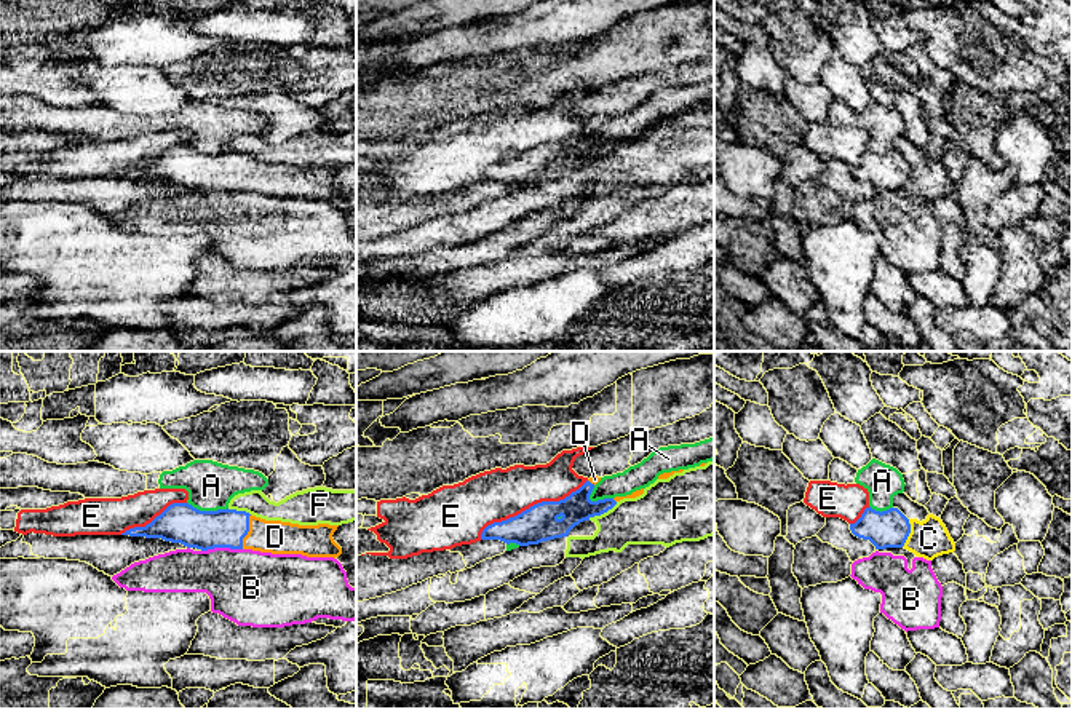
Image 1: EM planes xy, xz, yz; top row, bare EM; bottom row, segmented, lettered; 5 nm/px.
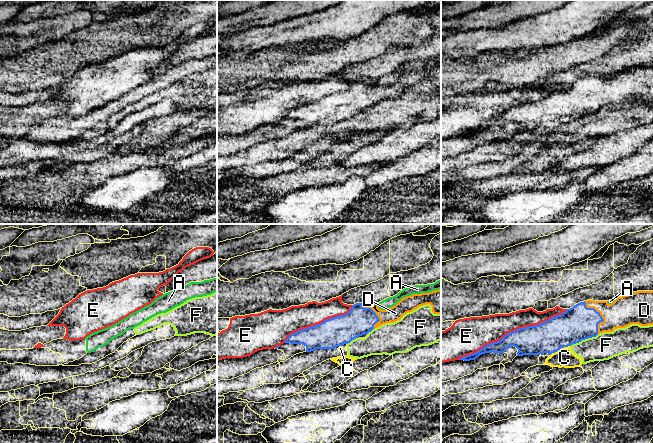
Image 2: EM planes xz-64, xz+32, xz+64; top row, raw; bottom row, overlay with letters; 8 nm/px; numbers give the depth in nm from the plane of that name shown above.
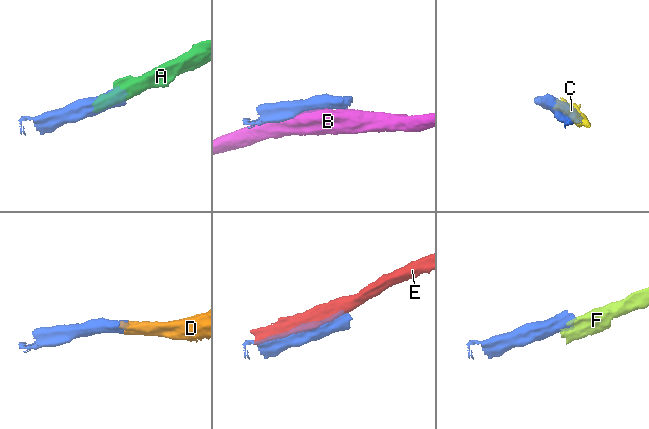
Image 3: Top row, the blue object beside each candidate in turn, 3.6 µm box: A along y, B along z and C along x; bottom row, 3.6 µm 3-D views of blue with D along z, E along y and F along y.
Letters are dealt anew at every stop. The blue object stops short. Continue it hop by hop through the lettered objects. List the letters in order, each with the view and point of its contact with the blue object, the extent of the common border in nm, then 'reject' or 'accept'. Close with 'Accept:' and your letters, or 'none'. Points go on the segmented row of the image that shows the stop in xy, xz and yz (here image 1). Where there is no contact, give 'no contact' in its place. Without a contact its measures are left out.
A: contact xy (208, 511); length 220 nm; reject
B: contact xy (221, 546); length 200 nm; reject
C: contact yz (909, 532); length 150 nm; reject
D: contact xy (248, 530); length 180 nm; accept
E: contact xz (531, 506); length 600 nm; reject
F: contact xz (603, 513); length 180 nm; reject
Accept: D

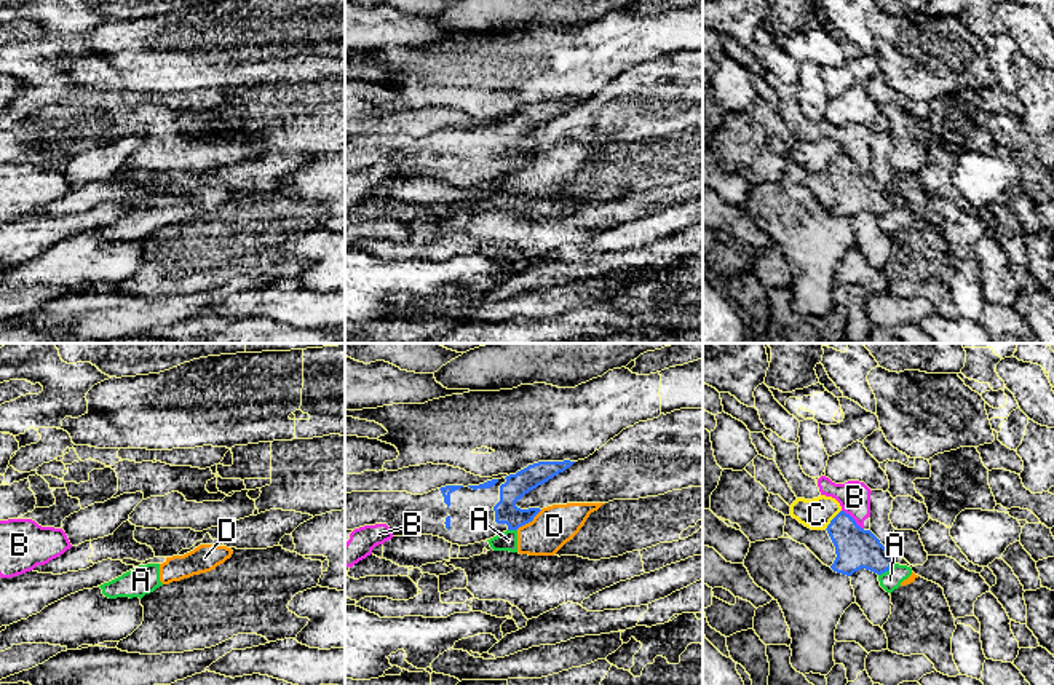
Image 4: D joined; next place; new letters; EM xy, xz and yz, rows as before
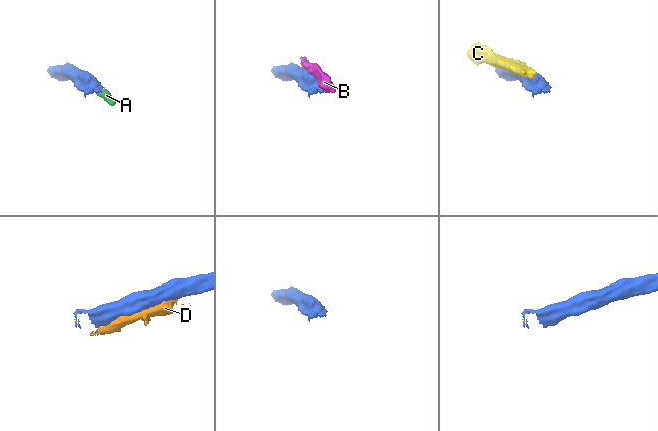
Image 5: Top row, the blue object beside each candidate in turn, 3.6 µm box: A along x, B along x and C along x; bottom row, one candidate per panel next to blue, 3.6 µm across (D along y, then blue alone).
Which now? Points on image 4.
A: contact yz (887, 570); length 110 nm; reject
B: contact yz (853, 519); length 150 nm; reject
C: contact yz (832, 519); length 130 nm; reject
D: contact xz (529, 521); length 170 nm; reject
Accept: none

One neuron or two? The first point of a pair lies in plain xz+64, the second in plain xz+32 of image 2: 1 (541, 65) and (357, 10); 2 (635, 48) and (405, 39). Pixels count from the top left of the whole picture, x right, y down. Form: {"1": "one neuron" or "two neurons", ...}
{"1": "two neurons", "2": "two neurons"}

